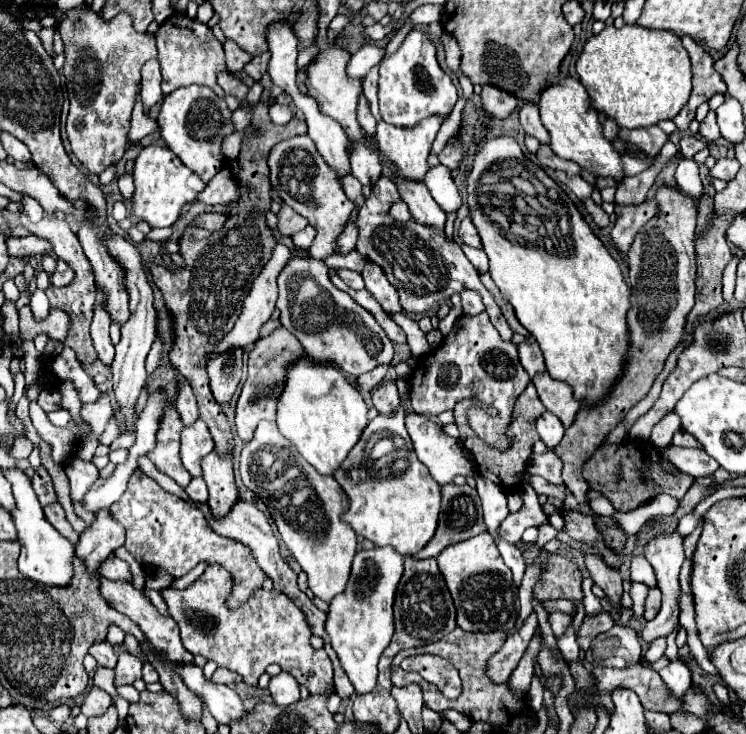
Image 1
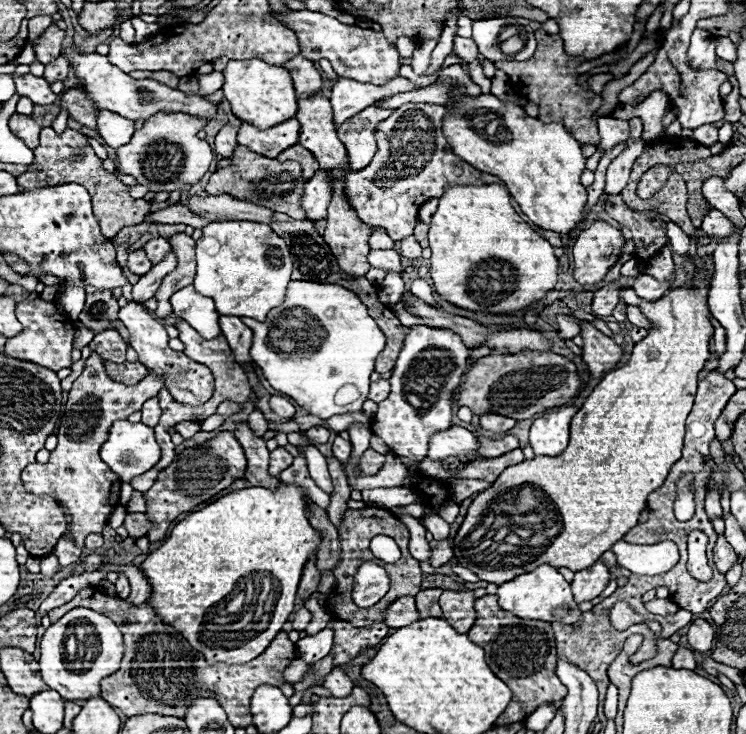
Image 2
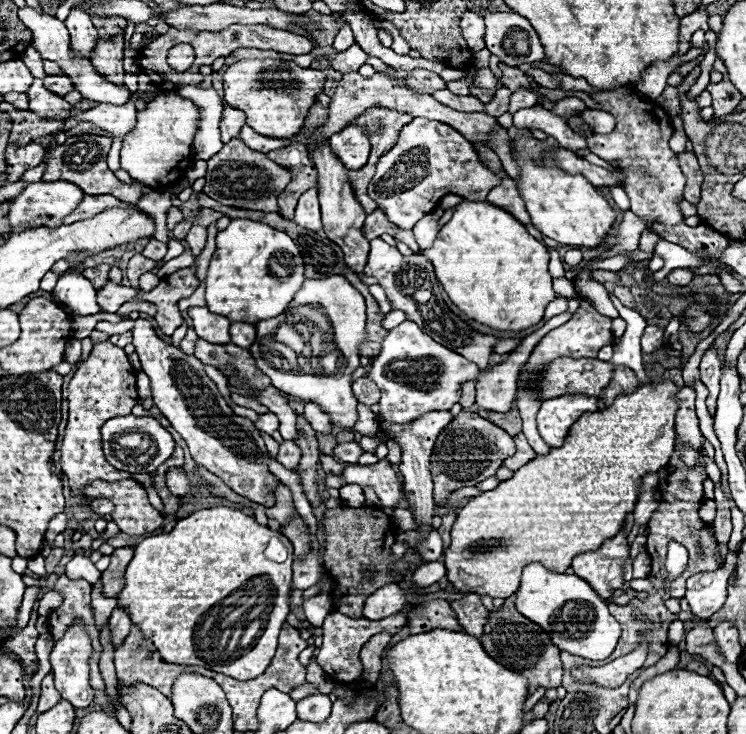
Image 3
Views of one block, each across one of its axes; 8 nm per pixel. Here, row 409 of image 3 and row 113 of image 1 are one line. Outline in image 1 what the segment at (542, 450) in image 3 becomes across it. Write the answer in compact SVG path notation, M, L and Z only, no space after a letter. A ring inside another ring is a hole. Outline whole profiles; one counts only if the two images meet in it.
M524 104L518 112L518 118L520 118L520 124L528 136L534 136L538 140L550 140L548 130L544 128L540 114L538 114L538 108L534 104Z

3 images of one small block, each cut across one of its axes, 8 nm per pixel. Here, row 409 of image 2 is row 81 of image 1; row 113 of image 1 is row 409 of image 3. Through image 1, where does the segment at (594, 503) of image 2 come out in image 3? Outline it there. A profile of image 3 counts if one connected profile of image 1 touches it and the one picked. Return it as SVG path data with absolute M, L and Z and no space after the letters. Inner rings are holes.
M658 378L648 384L640 384L636 392L616 396L612 406L580 416L580 420L572 424L568 440L564 440L562 448L552 448L548 454L536 456L518 468L512 478L500 482L494 490L472 498L460 510L452 526L452 542L444 554L448 580L462 592L508 598L518 590L524 566L540 562L562 574L574 556L596 550L604 540L616 536L616 532L624 526L626 516L632 514L638 502L642 478L666 466L670 454L674 452L678 390L680 388L672 380Z

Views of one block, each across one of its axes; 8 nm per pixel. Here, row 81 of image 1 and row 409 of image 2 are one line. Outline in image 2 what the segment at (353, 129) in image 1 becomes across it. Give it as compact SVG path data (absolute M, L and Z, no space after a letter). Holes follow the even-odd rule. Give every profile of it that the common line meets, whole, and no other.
M290 280L284 302L272 308L264 322L252 318L240 320L254 332L250 356L274 390L290 396L312 416L324 420L362 410L368 398L374 360L384 350L386 336L354 292L338 284ZM348 384L354 386L358 394L352 402L342 404L336 392Z

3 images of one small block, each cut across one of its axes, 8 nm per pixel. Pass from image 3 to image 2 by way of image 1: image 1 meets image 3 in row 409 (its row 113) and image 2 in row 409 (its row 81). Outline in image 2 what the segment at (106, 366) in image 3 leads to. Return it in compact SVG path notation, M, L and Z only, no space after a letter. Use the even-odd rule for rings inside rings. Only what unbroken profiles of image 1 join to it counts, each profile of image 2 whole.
M92 352L86 360L84 372L74 380L68 394L66 412L58 428L58 446L50 452L46 464L28 464L22 472L22 482L28 494L34 496L52 496L60 502L70 514L68 534L78 548L84 548L88 534L102 534L102 528L108 524L112 510L118 506L120 480L118 476L100 460L100 444L108 438L108 428L116 420L126 420L130 414L138 412L144 400L156 396L164 386L164 378L148 372L138 384L126 386L108 378L102 358Z

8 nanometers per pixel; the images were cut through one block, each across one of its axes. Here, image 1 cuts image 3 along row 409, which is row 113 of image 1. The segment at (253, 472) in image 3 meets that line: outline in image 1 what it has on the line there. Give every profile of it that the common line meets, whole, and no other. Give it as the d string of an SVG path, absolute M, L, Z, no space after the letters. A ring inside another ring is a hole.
M190 84L166 94L158 114L158 126L164 144L190 170L194 170L204 184L208 184L218 174L218 170L224 164L220 156L220 142L226 134L232 132L232 122L230 122L230 110L226 108L226 102L218 98L210 88Z

